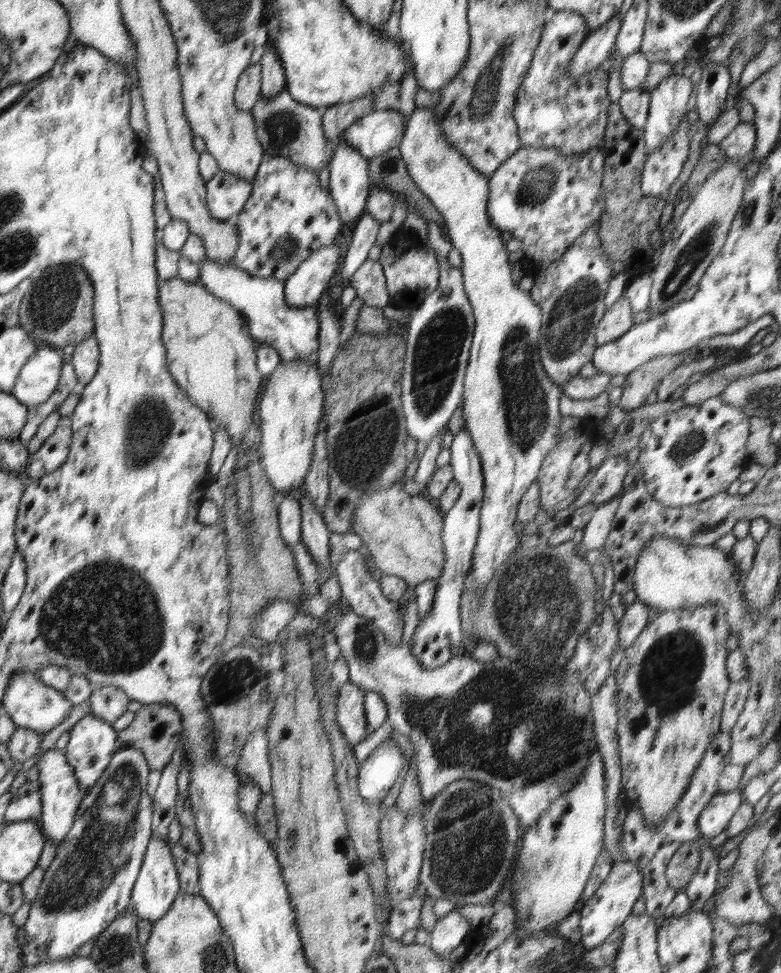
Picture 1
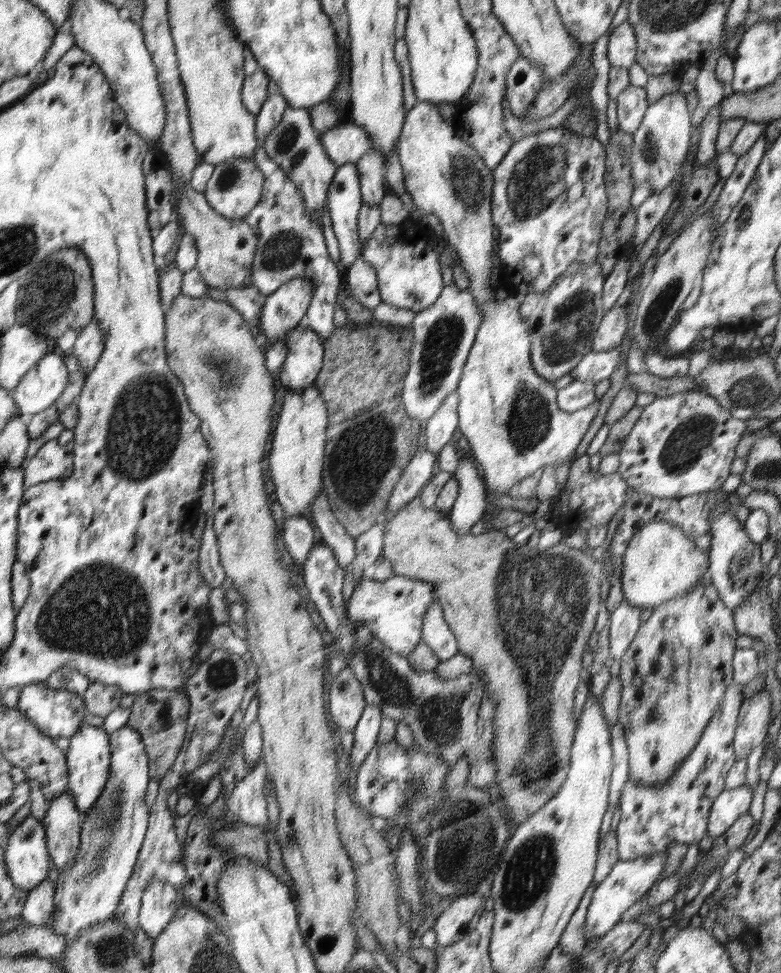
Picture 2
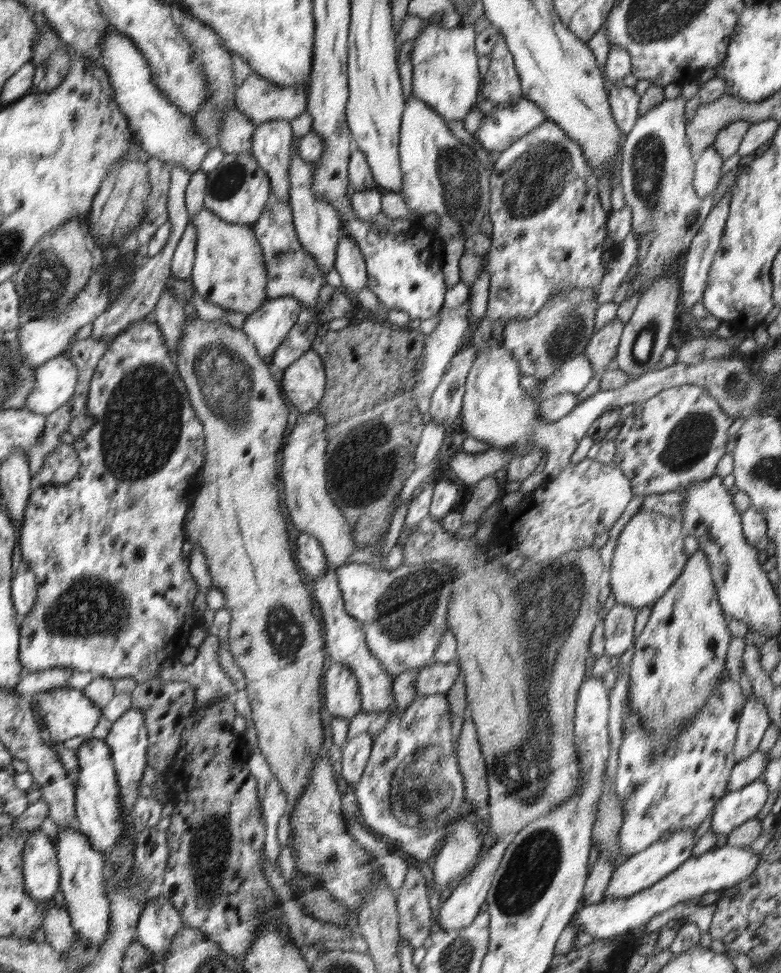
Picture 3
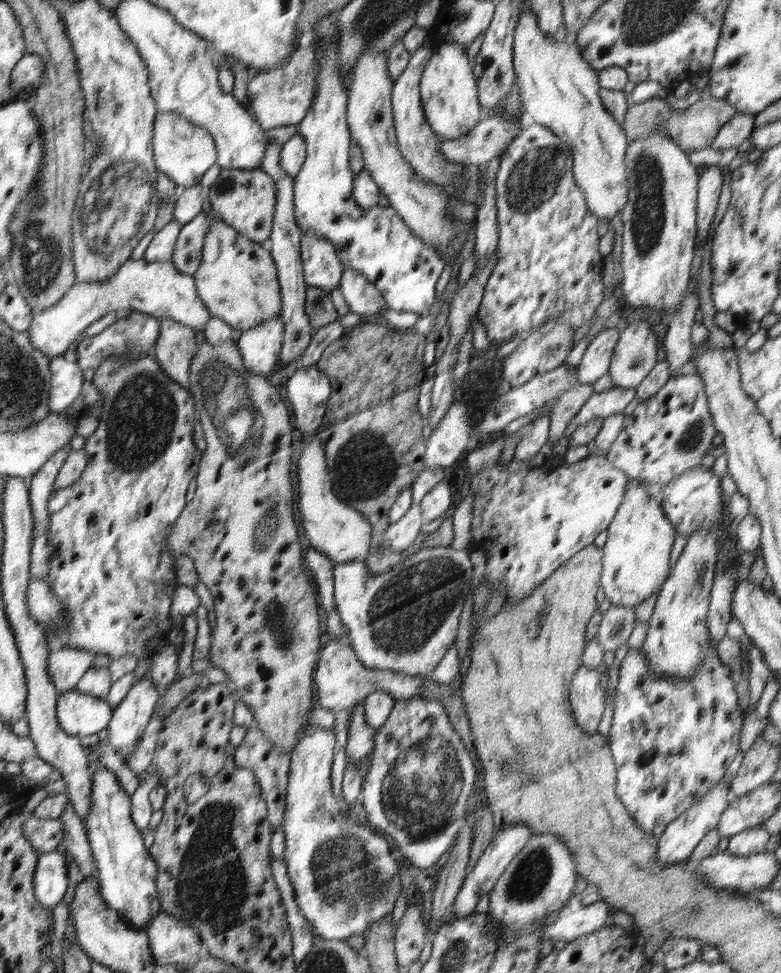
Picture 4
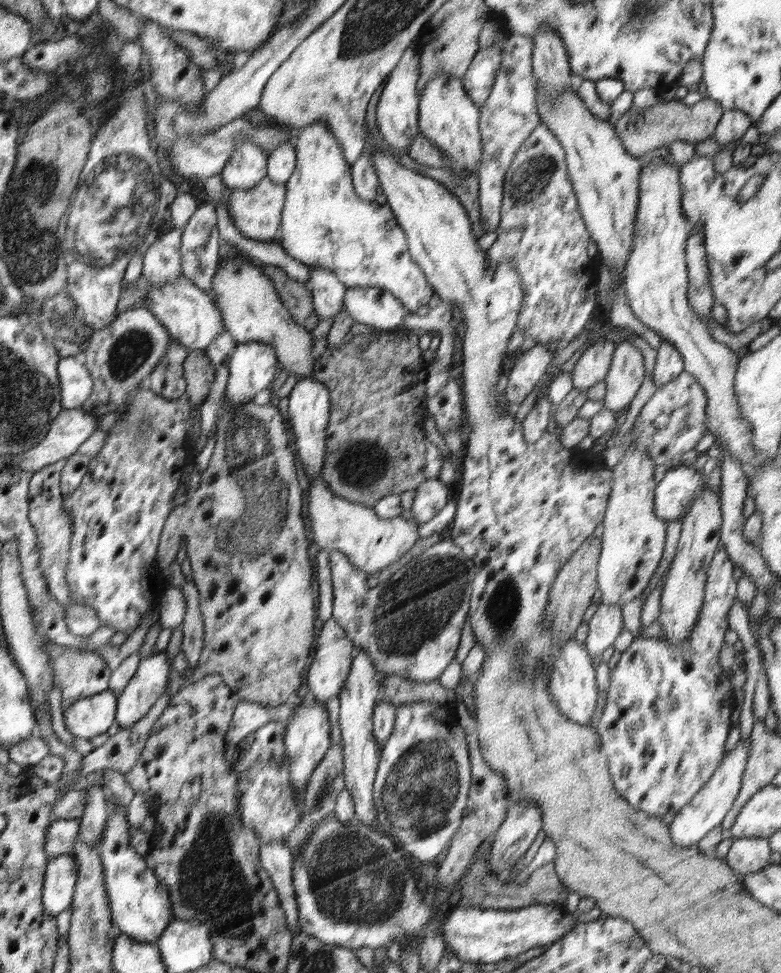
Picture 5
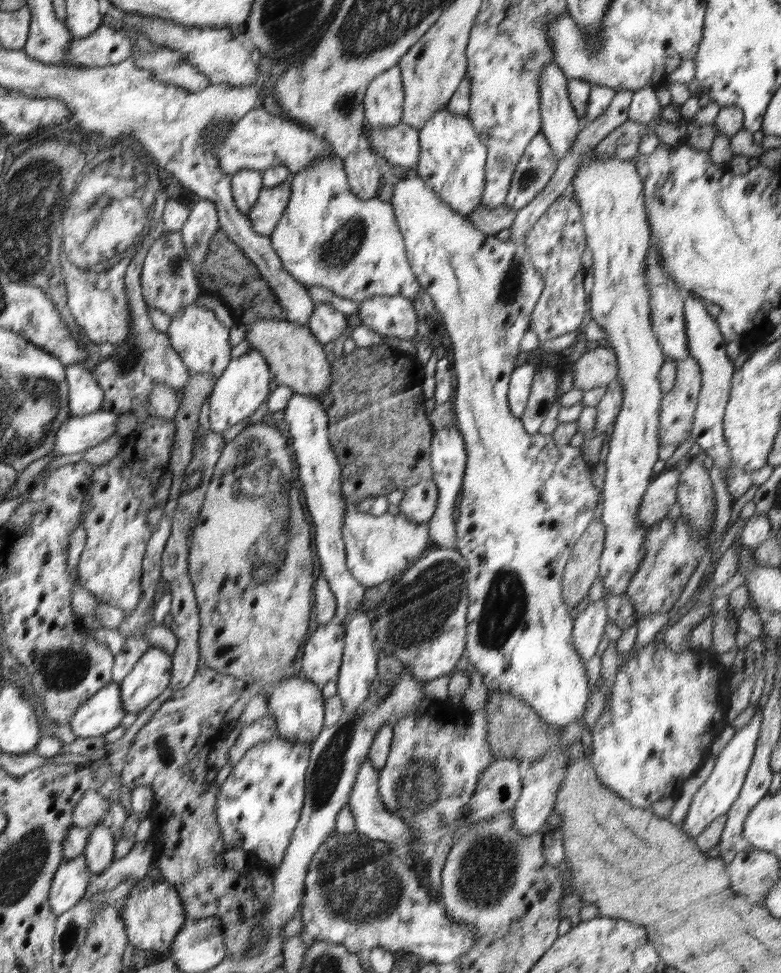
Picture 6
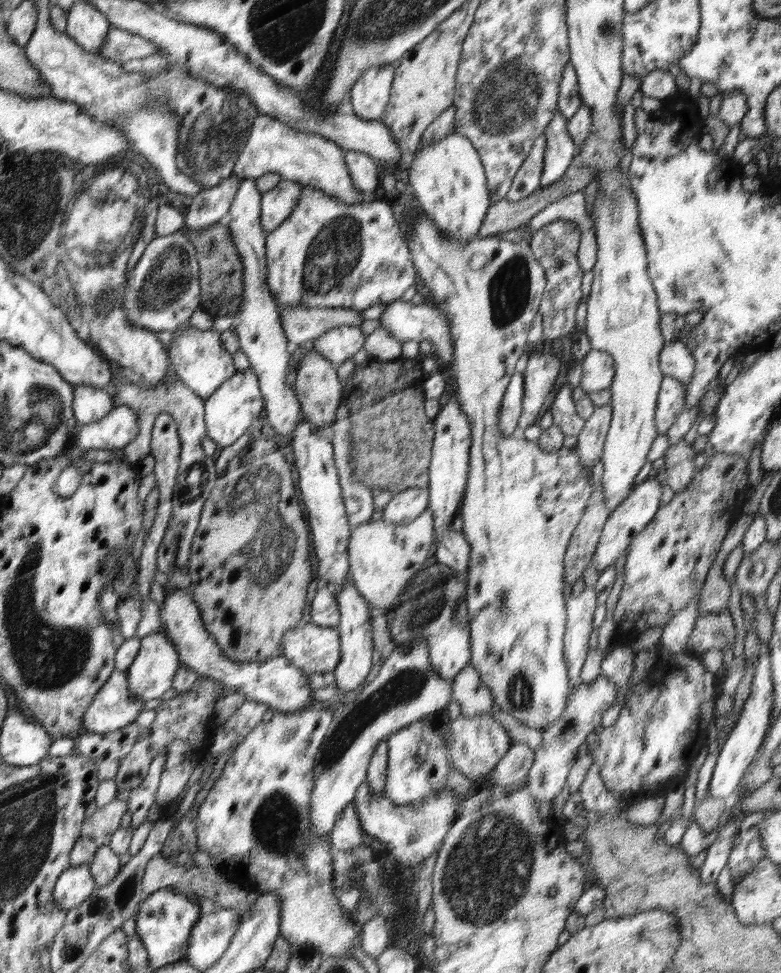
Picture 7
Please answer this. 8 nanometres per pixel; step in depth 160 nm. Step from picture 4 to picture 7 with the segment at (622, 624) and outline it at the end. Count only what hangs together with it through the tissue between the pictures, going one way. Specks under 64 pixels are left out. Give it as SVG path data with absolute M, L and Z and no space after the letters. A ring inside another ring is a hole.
M586 588L578 596L568 596L566 605L566 628L563 636L564 664L568 667L568 680L571 688L582 683L581 668L590 648L588 640L594 618L594 610L598 606L595 590Z

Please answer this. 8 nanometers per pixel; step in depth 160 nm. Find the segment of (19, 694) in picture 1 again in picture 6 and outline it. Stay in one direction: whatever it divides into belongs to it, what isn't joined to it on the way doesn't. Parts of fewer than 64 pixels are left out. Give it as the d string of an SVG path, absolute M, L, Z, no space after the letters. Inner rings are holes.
M111 681L79 706L71 718L71 730L76 737L103 736L118 727L126 711L120 700L120 685Z

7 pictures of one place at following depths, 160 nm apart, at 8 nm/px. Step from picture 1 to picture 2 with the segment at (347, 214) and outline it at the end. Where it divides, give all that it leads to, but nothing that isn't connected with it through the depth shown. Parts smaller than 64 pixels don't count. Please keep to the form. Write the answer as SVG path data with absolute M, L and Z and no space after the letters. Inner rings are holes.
M355 163L343 164L333 176L327 198L332 228L340 247L340 260L347 272L361 255L357 218L363 200L359 182Z

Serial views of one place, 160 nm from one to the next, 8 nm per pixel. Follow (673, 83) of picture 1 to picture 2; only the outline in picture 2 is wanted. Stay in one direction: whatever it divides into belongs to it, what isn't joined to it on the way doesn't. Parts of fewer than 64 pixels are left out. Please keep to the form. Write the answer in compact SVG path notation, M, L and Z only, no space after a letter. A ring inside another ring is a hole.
M679 90L648 106L644 119L632 134L631 177L635 189L649 180L652 194L659 194L679 178L685 157L690 153L690 118L686 93Z

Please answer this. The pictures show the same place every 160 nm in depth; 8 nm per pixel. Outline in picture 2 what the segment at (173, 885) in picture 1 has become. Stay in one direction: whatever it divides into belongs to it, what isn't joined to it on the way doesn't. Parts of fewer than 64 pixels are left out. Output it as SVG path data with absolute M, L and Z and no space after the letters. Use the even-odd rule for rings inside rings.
M153 878L148 883L139 910L139 929L146 932L152 940L159 938L179 910L176 902L177 888L162 888L158 881L163 879Z

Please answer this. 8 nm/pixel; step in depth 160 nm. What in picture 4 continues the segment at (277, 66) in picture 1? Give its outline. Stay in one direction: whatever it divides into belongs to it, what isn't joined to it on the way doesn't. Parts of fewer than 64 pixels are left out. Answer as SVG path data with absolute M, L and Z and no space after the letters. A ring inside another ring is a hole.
M267 140L261 169L274 179L277 190L273 225L266 246L277 266L277 277L282 293L283 307L280 315L285 327L281 353L279 354L279 365L286 366L294 360L300 363L300 357L306 350L314 330L311 328L309 318L304 310L308 286L303 277L303 262L301 261L302 232L299 226L296 226L296 217L294 216L293 177L281 169L281 164L279 164L281 150L282 144L274 143L274 140Z

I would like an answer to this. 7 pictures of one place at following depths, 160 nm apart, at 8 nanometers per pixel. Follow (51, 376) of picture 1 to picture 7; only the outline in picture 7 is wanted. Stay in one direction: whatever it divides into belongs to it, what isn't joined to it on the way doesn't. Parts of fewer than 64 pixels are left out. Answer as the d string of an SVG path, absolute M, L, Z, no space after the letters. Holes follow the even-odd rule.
M88 384L75 386L74 415L78 424L90 424L107 416L114 408L112 392Z

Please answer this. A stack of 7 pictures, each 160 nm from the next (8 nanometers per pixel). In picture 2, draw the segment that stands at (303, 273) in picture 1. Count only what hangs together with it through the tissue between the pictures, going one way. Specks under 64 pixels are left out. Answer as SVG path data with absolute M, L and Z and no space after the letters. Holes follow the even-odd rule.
M293 278L269 294L259 316L264 341L275 342L296 327L315 299L314 294L314 283L306 278Z

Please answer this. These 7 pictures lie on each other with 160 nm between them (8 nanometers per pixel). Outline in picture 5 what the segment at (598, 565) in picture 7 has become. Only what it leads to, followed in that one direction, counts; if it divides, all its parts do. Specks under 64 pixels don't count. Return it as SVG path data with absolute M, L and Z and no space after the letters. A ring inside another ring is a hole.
M684 464L669 469L654 492L654 515L666 522L688 516L692 501L708 488L701 472Z

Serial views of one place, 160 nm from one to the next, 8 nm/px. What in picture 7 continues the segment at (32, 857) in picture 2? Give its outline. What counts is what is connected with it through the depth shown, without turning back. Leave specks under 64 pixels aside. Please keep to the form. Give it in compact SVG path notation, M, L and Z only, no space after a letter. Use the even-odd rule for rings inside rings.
M89 863L81 864L64 870L56 882L54 898L64 910L76 909L83 904L96 889L94 875Z

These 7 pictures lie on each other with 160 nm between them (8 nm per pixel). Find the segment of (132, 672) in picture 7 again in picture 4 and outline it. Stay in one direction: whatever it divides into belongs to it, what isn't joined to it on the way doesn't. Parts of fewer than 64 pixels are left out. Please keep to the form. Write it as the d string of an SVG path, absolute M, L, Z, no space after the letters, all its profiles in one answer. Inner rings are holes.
M148 674L139 678L118 704L106 741L124 759L139 749L144 732L156 712L160 694Z

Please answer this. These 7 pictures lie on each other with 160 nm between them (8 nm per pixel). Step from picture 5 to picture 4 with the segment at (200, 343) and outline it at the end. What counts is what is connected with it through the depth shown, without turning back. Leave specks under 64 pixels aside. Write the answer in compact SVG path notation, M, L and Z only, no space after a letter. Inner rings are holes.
M129 258L116 274L108 276L102 282L76 282L70 289L67 290L66 296L58 304L44 309L42 312L35 315L31 326L26 332L31 337L31 345L38 350L43 351L52 357L58 357L68 350L68 346L76 340L76 336L80 332L84 332L92 322L102 318L108 312L113 310L120 314L140 313L143 315L153 316L158 321L163 318L171 318L176 322L181 322L186 326L196 330L204 330L207 322L212 319L211 311L207 309L207 305L199 298L198 287L193 275L184 274L175 267L175 263L166 262L148 262L144 258Z

